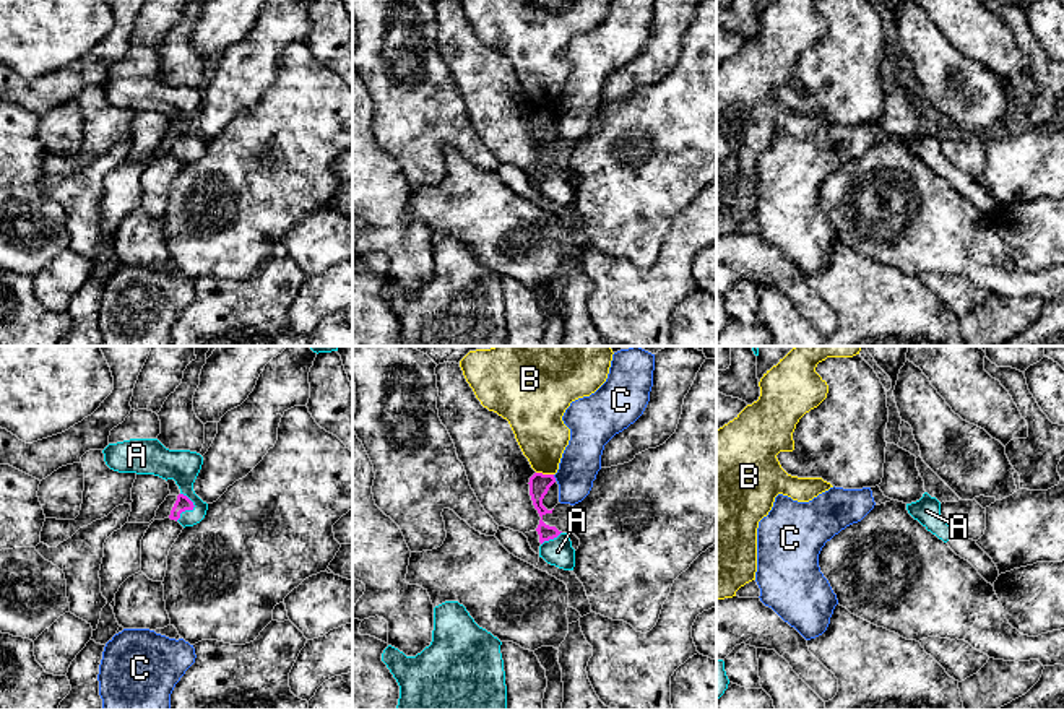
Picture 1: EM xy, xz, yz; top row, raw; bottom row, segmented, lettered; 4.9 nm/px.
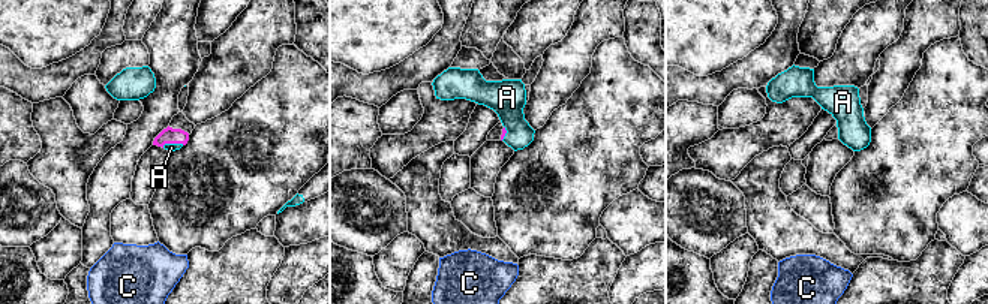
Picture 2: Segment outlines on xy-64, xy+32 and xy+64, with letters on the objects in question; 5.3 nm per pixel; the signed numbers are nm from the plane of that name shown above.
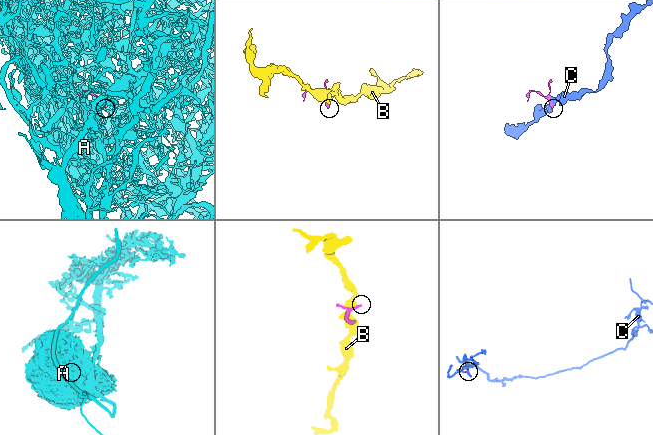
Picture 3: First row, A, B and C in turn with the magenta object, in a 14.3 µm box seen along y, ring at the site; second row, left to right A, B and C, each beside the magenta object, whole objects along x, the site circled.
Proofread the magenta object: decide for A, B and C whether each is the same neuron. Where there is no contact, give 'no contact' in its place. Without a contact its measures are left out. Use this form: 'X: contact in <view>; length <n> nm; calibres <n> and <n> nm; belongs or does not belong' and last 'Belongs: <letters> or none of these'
A: contact in xy; length 150 nm; calibres 70 and 160 nm; belongs
B: contact in xz; length 90 nm; calibres 100 and 260 nm; does not belong
C: contact in xz; length 40 nm; calibres 100 and 200 nm; does not belong
Belongs: A

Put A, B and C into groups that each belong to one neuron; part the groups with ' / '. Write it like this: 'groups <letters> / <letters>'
groups A / B / C

